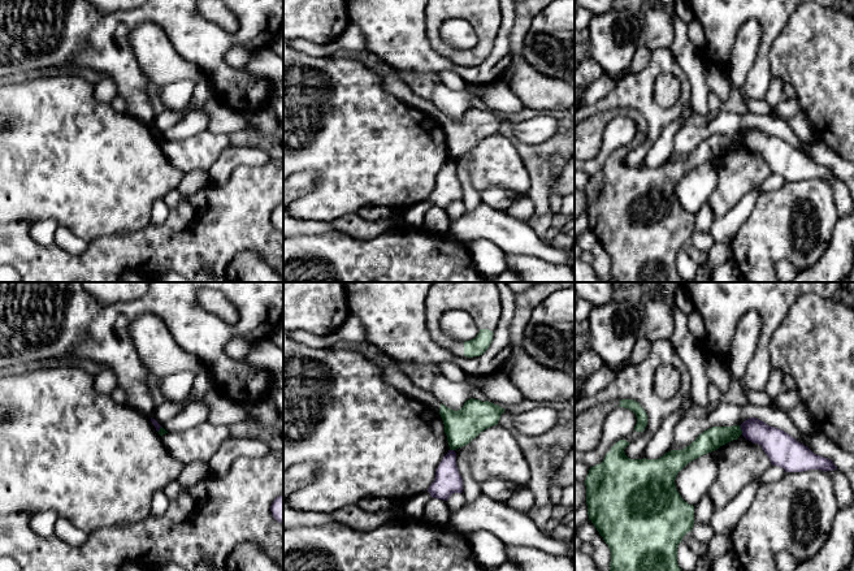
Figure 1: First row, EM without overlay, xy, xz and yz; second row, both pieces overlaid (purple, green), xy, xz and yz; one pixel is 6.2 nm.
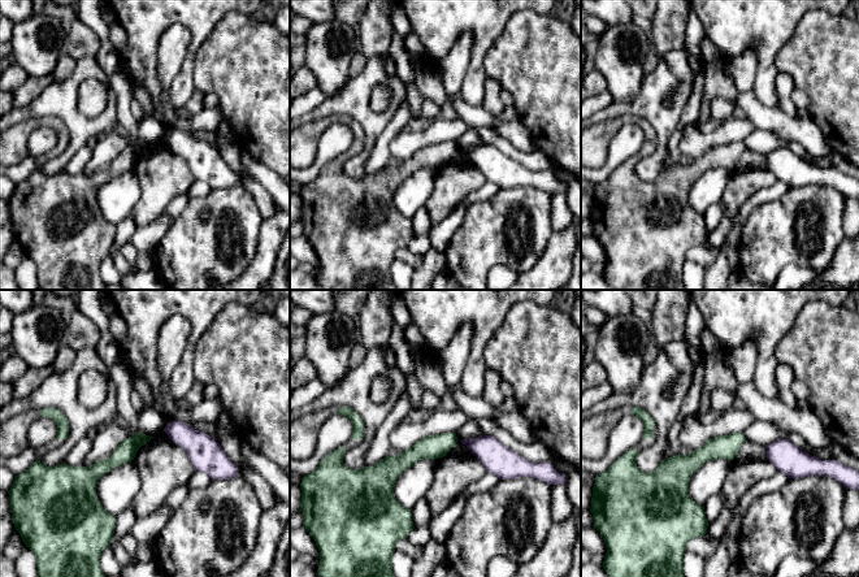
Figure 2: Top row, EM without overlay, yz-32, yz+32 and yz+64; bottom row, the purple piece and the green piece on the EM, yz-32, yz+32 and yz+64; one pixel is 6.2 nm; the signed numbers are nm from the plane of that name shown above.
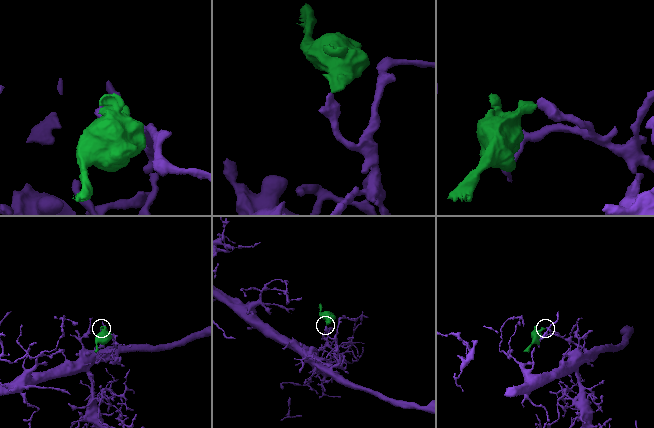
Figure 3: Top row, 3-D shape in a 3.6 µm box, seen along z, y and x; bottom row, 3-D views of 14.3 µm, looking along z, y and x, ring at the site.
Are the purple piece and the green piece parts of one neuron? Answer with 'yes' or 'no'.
no

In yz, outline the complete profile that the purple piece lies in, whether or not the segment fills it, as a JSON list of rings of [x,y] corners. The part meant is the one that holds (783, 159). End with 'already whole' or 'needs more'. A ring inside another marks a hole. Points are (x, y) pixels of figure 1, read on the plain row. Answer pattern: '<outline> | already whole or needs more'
[[[757,126],[745,129],[740,135],[742,144],[753,152],[760,153],[771,173],[784,177],[785,181],[837,178],[831,168],[814,163],[783,138],[770,135]]] | already whole

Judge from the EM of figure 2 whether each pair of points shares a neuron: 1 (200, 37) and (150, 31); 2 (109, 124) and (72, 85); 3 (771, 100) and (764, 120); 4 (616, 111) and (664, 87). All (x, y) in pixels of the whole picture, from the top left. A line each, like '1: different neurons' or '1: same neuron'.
1: same neuron
2: same neuron
3: different neurons
4: same neuron

